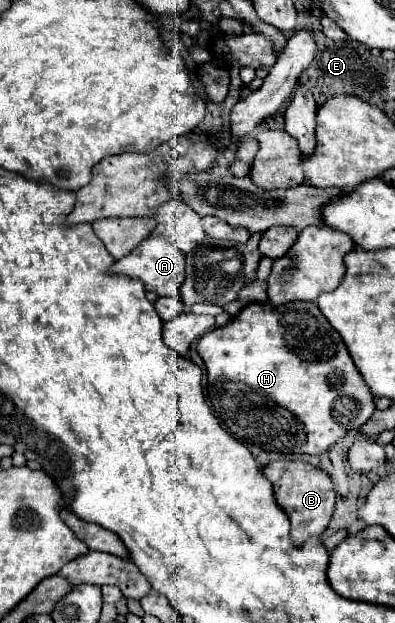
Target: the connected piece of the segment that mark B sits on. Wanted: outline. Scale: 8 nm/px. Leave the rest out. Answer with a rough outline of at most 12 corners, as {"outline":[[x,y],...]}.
{"outline":[[305,461],[263,475],[291,519],[291,541],[319,537],[333,515],[329,475]]}

